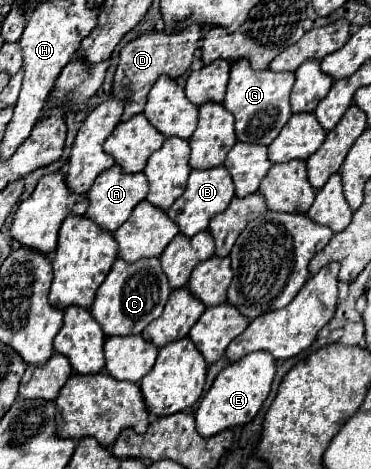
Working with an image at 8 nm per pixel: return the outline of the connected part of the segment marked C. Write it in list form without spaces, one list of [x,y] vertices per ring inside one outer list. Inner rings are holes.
[[[117,258],[103,286],[97,290],[97,298],[91,306],[91,314],[99,322],[107,338],[141,334],[151,320],[157,320],[161,316],[169,294],[171,288],[167,276],[161,270],[159,258],[143,258],[141,262],[133,262],[133,264],[127,264],[121,258]]]

